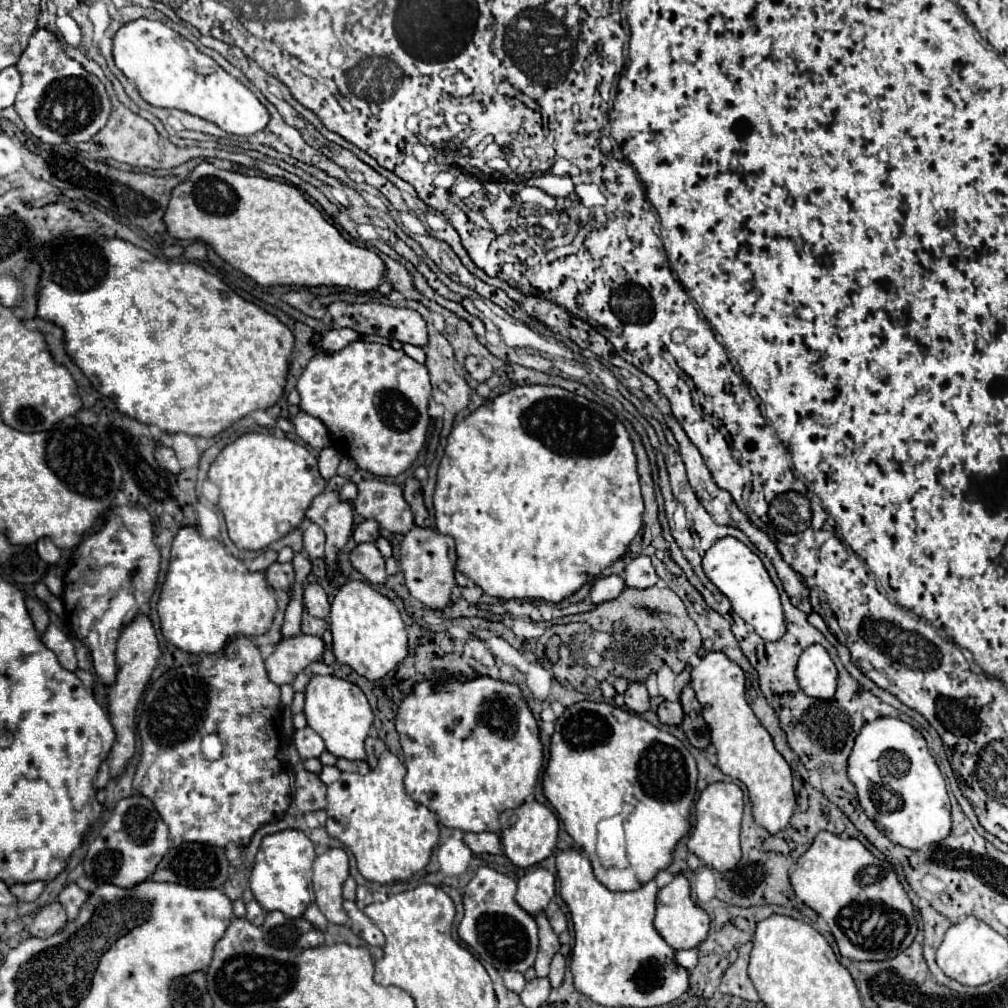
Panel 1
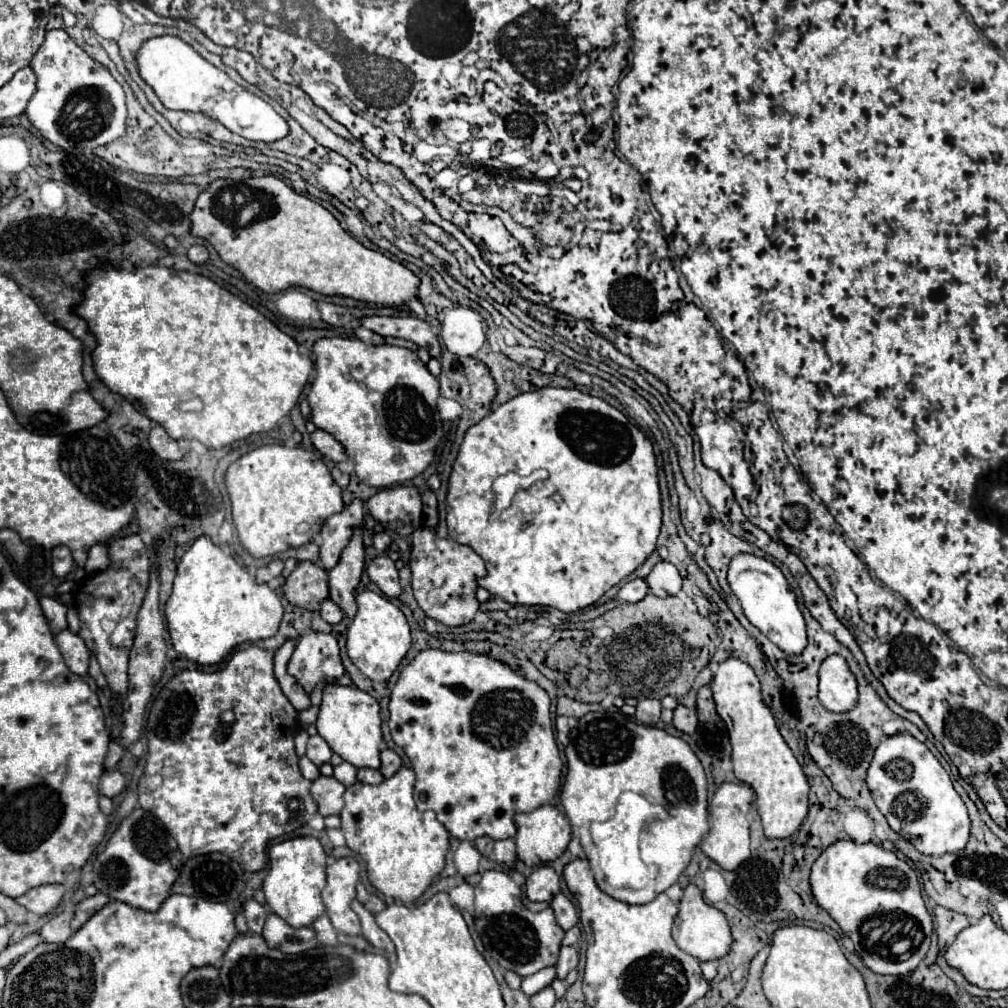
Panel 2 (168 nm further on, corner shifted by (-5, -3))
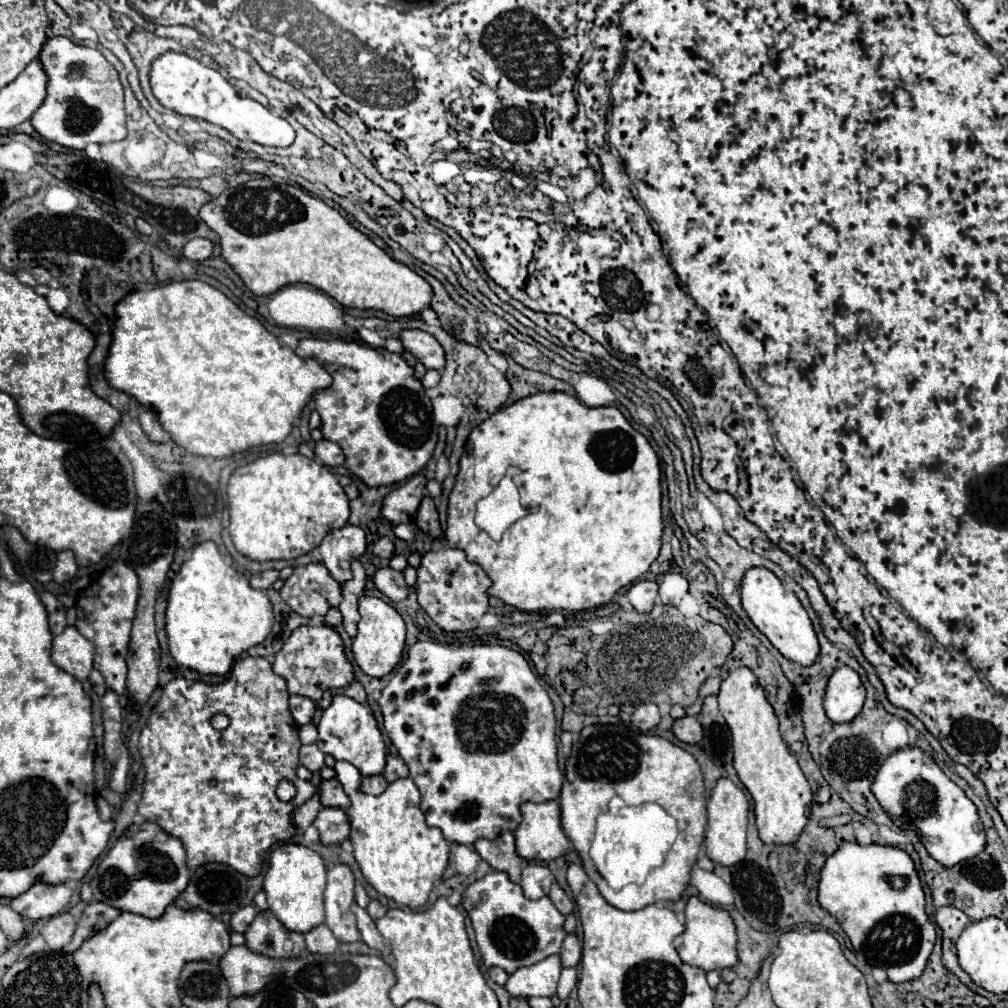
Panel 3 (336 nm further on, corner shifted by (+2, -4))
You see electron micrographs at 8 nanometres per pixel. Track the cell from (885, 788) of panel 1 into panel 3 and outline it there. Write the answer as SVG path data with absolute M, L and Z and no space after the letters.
M908 746L894 750L880 764L870 790L892 822L902 830L916 830L928 854L942 866L954 866L984 850L986 834L976 814L976 806L966 798L960 786L948 780L932 756L922 748Z

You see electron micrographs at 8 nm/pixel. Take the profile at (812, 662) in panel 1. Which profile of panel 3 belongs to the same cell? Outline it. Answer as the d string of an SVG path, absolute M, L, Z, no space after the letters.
M848 666L836 668L826 684L826 694L824 694L826 716L832 722L848 722L856 718L862 710L864 694L866 688L860 682L860 676L852 668Z

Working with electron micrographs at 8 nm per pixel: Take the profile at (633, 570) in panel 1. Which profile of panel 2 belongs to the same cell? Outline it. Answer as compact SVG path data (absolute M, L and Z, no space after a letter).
M661 561L653 567L651 575L647 577L647 583L649 583L651 593L655 593L657 597L669 597L669 595L677 595L681 591L683 577L679 575L675 565Z

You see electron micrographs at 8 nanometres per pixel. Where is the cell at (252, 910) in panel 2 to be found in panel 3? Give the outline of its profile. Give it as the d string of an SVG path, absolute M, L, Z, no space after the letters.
M244 906L240 908L232 918L230 918L230 926L234 932L246 932L246 928L252 924L256 916L256 908L254 906Z

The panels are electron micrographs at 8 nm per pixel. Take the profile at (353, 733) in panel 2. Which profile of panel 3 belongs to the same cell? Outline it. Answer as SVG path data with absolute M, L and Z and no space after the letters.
M334 694L332 704L322 712L318 722L318 748L336 760L354 764L362 776L382 774L386 764L386 744L378 730L376 718L366 704L360 704L344 694Z

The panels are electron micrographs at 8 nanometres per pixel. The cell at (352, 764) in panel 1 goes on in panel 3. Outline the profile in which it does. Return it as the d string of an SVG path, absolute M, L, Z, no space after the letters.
M376 774L376 776L364 776L362 784L360 784L360 790L366 792L366 794L374 794L376 796L376 794L384 792L386 786L388 786L388 782L380 774Z

